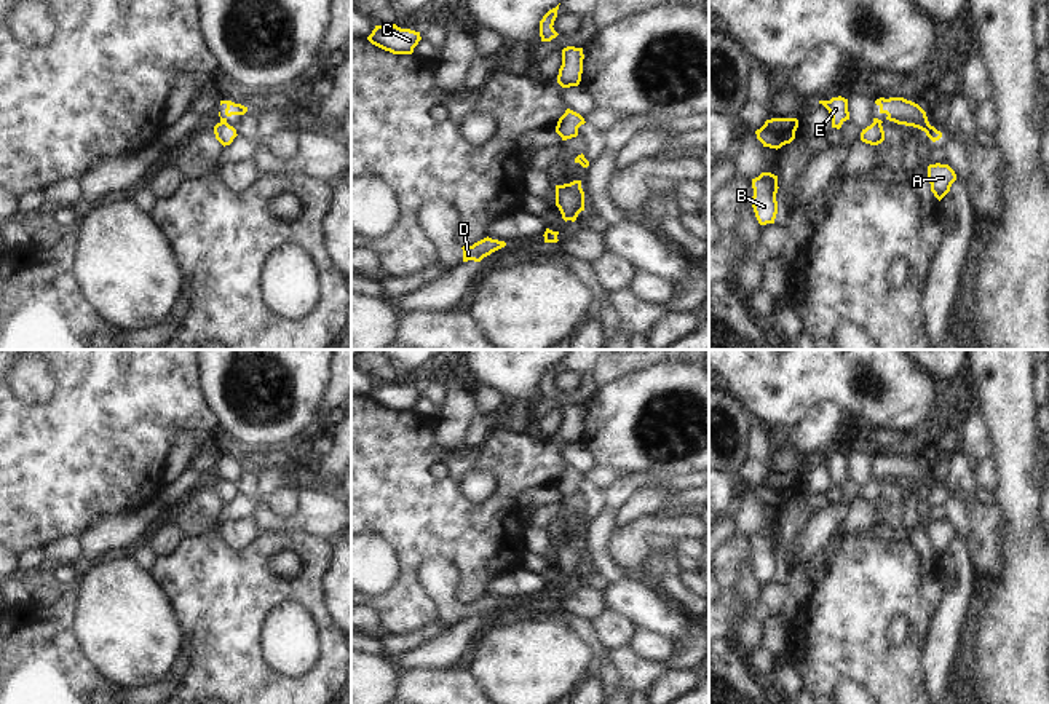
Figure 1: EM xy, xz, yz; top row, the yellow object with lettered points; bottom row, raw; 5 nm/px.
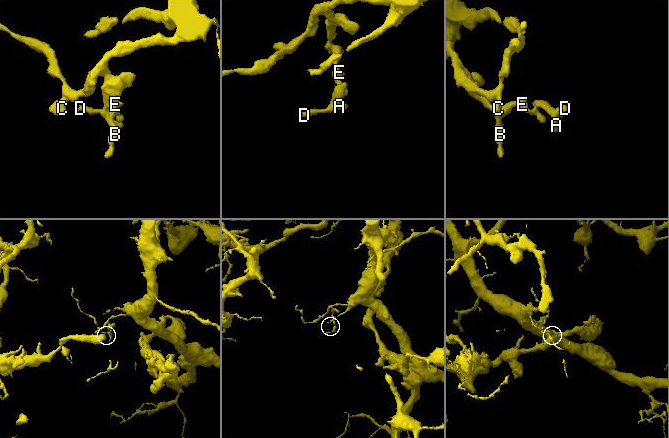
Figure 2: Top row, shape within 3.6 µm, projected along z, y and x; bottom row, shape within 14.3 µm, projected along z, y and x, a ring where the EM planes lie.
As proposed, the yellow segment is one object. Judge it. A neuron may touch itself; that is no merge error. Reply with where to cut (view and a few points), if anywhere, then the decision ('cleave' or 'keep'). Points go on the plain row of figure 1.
cut in yz along (874, 478), (880, 481); cleave

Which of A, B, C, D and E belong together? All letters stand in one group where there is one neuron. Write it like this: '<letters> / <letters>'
A D / B C E

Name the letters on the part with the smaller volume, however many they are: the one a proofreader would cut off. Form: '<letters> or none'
A, D

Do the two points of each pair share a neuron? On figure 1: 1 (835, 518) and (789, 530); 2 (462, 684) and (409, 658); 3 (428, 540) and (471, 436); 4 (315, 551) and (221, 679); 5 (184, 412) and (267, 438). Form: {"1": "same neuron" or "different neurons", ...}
{"1": "different neurons", "2": "different neurons", "3": "different neurons", "4": "same neuron", "5": "different neurons"}

